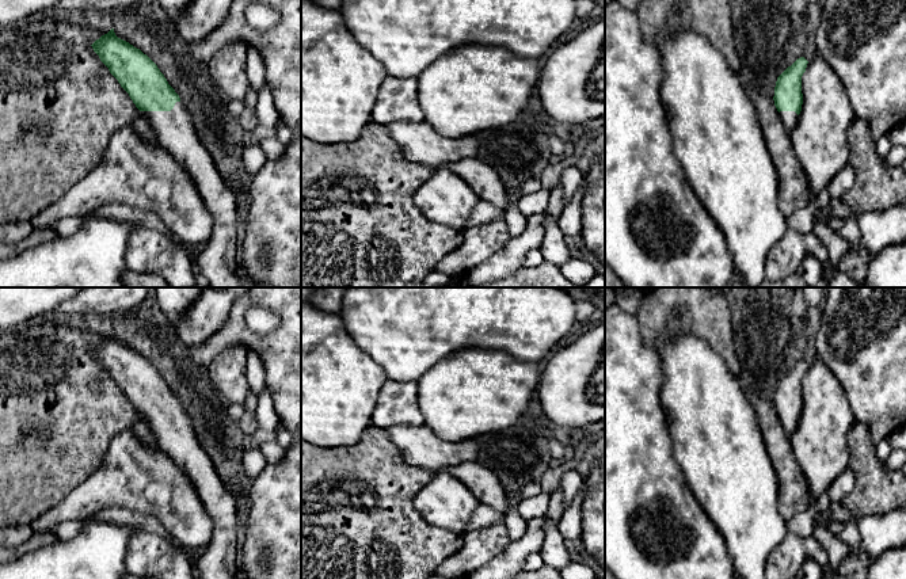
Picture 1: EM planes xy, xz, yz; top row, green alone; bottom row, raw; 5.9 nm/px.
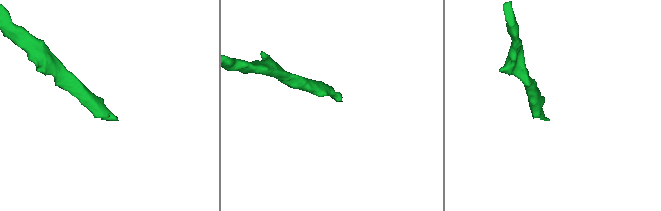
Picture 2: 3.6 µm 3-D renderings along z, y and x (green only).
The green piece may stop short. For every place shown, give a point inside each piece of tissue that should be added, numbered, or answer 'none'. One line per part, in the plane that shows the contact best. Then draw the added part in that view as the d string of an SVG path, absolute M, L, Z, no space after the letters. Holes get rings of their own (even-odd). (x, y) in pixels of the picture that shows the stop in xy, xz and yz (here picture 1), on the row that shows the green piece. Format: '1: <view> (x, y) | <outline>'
1: xy (216, 259) | M176 102L171 111L144 111L144 115L156 132L159 144L191 176L213 216L210 239L194 251L195 270L208 279L208 287L260 287L241 273L236 259L236 222L243 214L235 193L199 141L183 102Z

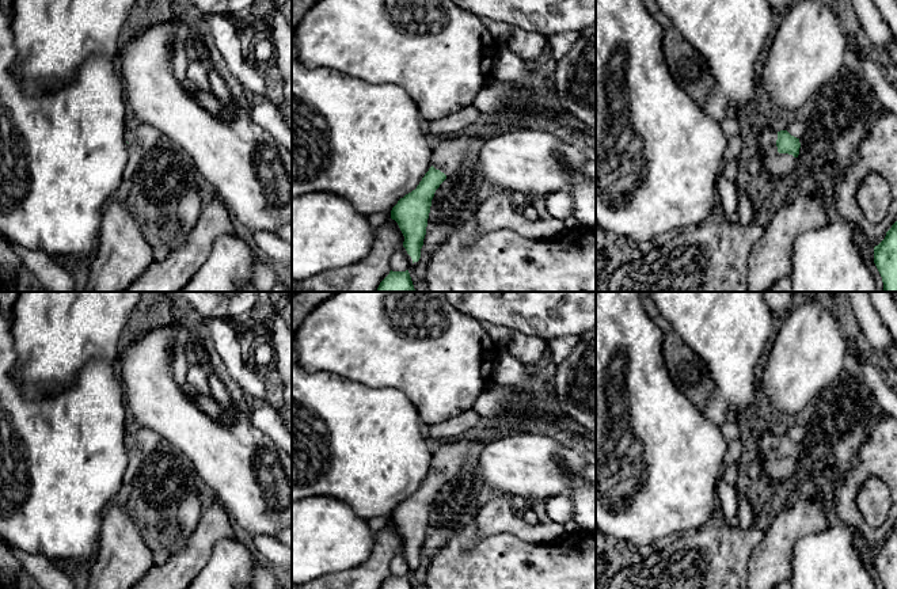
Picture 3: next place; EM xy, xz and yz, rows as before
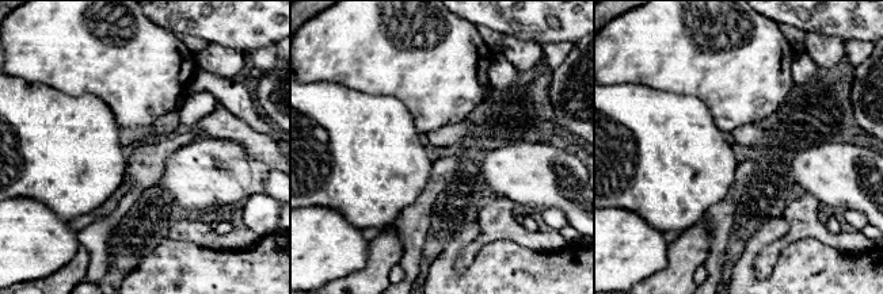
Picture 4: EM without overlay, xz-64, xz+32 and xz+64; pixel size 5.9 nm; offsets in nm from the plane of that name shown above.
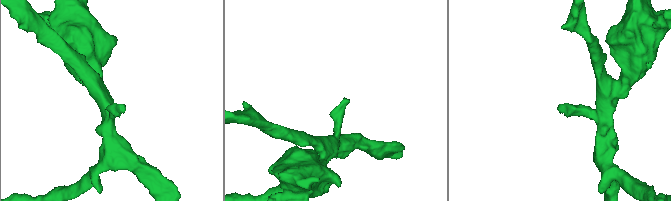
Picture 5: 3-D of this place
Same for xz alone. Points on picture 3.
1: xz (448, 156) | M461 133L455 140L446 140L440 142L437 147L433 148L432 152L432 166L436 170L440 170L446 176L455 174L460 170L471 144L476 138L483 138L482 133L471 134L471 133Z

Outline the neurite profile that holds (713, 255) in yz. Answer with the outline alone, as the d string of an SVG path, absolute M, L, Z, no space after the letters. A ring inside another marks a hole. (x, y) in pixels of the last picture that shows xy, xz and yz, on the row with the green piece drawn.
M718 193L714 205L704 221L654 238L638 259L611 274L607 292L748 292L749 254L764 228L756 223L744 227L719 217Z

